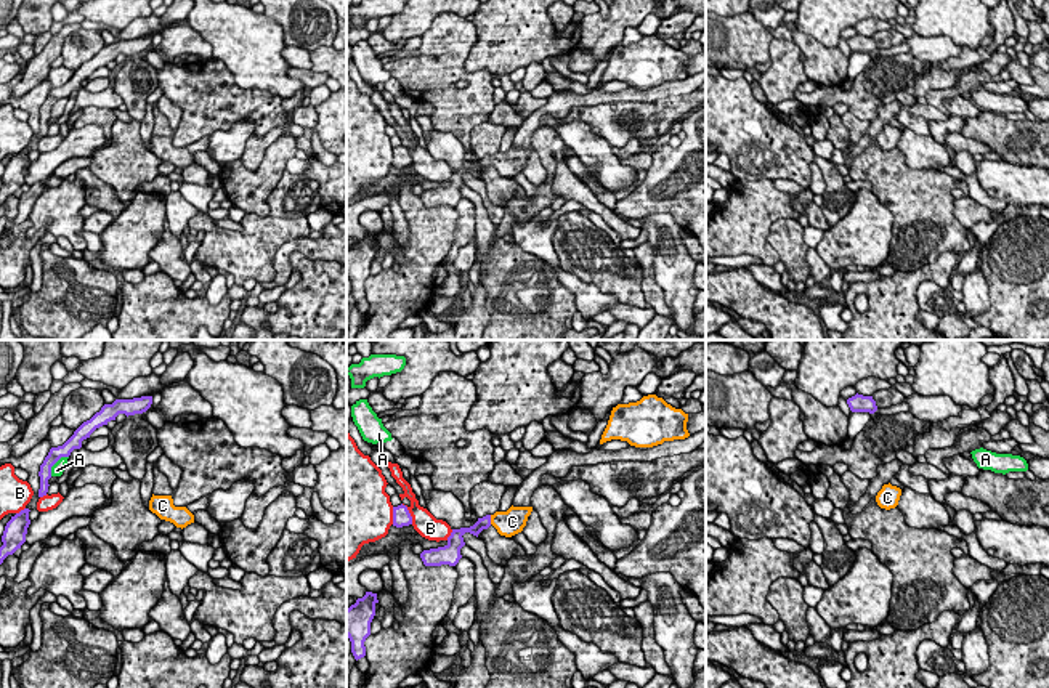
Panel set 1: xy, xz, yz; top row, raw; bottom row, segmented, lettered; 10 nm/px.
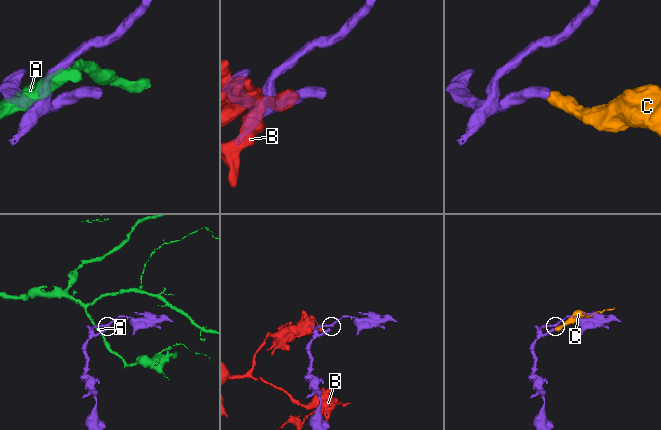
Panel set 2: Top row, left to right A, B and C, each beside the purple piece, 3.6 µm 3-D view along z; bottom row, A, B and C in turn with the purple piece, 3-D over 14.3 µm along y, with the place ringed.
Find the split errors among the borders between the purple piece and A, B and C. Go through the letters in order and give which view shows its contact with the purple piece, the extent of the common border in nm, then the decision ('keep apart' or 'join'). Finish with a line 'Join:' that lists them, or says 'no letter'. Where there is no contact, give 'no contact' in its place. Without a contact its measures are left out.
A: contact in xy; length 280 nm; keep apart
B: contact in xz; length 240 nm; keep apart
C: contact in xz; length 100 nm; join
Join: C

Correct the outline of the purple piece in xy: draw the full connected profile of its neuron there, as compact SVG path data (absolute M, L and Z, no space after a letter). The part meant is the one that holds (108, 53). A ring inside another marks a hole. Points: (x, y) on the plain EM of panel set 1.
M141 37L133 40L115 40L112 45L104 45L99 53L96 53L90 61L83 63L74 75L58 88L51 88L43 104L40 106L40 130L38 138L47 136L48 120L51 119L51 107L61 99L69 98L74 90L82 88L82 82L90 79L90 75L107 66L111 61L115 61L119 55L135 56L146 53L152 45L152 37Z

